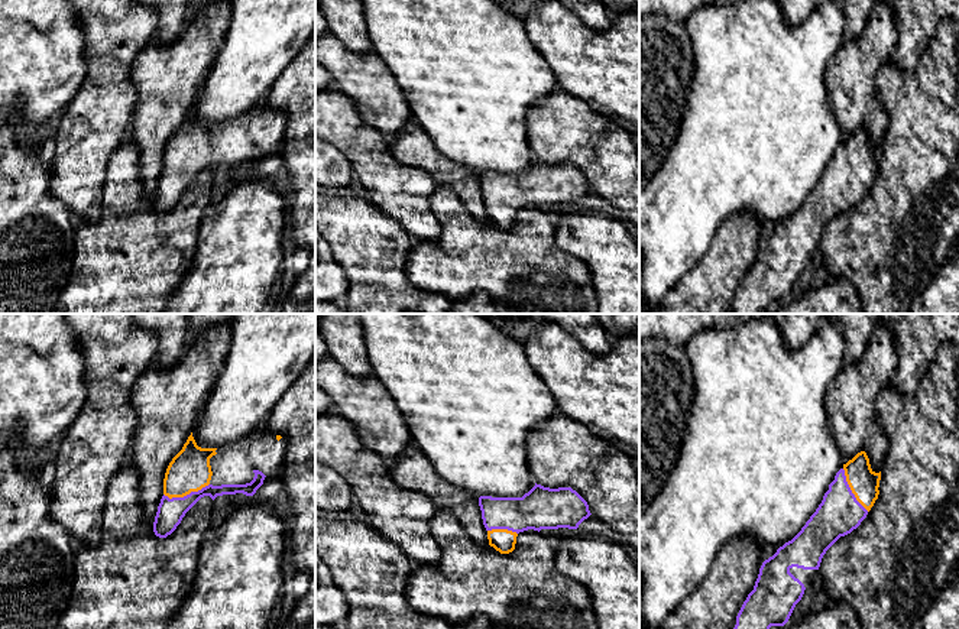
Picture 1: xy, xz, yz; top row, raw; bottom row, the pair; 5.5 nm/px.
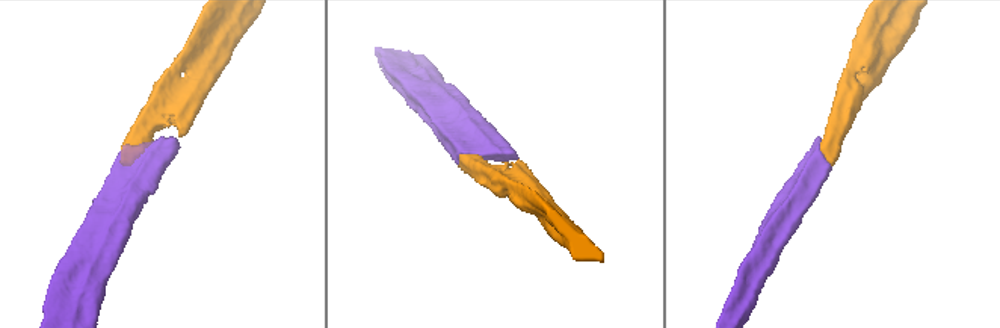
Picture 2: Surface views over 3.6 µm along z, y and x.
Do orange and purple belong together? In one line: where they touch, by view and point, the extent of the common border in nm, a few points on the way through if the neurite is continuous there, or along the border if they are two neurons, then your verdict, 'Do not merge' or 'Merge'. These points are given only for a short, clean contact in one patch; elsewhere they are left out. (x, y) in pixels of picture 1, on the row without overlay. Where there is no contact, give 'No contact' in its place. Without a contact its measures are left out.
Touches orange at xy (185, 171). Shared border 260 nm. Path across: xy (190, 146), (185, 158), (185, 171), (169, 190). Merge

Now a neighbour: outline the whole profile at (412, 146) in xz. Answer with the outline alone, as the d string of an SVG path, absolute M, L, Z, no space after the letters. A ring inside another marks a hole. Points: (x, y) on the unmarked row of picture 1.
M415 120L388 139L391 153L399 163L424 169L437 185L448 187L474 218L482 223L489 221L479 174L446 158Z

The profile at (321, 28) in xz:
M315 1L315 42L328 33L330 32L328 32L328 25L325 22L325 17Z

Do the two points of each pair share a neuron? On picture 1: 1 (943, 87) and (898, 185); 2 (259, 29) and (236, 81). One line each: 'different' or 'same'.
1: same
2: same

